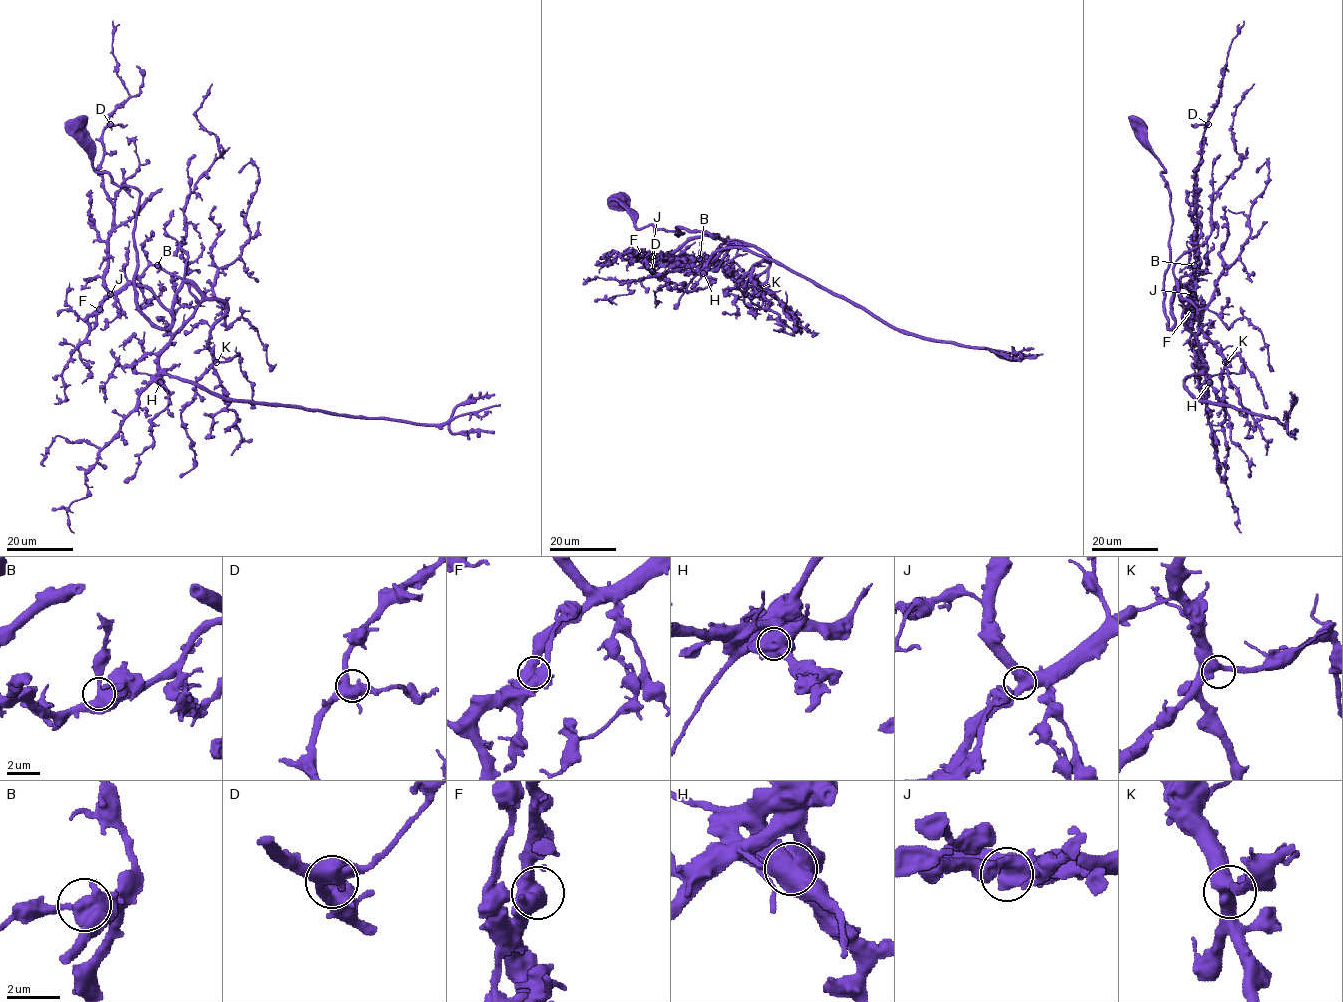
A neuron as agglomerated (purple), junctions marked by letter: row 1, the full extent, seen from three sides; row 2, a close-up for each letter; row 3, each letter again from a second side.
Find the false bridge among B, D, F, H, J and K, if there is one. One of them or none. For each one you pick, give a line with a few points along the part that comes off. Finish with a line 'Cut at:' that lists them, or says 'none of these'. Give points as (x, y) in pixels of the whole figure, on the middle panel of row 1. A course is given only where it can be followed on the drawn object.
H: Course of the part to remove: (703, 273), (701, 269), (718, 250), (746, 248), (842, 295), (897, 328), (986, 347), (999, 356), (1036, 355)
Cut at: H

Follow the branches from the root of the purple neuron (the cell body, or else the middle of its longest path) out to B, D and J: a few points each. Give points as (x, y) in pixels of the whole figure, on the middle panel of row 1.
B: (619, 202), (637, 228), (652, 225), (679, 236), (677, 227), (685, 227), (731, 241), (699, 258)
D: (619, 202), (637, 228), (714, 237), (642, 258), (652, 271)
J: (619, 202), (637, 228), (652, 225), (679, 236), (677, 227), (685, 227), (714, 237), (693, 236), (652, 256)

